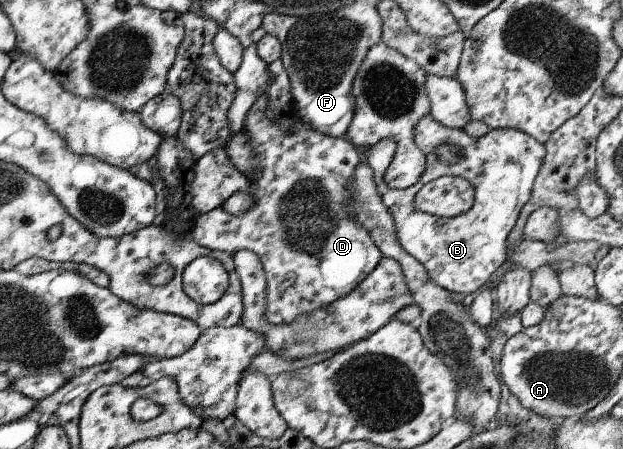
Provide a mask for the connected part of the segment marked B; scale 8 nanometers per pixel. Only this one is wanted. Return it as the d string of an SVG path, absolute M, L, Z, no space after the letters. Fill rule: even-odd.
M429 114L416 121L412 127L412 142L425 156L425 167L416 183L406 189L390 189L384 183L384 171L395 153L394 139L383 138L368 147L366 164L370 167L382 204L394 219L396 240L400 247L424 267L428 278L437 287L462 295L468 300L481 290L486 281L491 280L490 275L505 261L504 241L516 225L520 209L530 197L534 179L545 155L544 147L516 129L489 129L480 139L470 139L463 129L442 127ZM440 143L458 147L462 159L454 165L440 163L434 155L434 149ZM441 170L442 176L460 175L460 178L472 185L473 201L468 211L455 217L437 217L412 207L412 197L416 191L441 176Z

